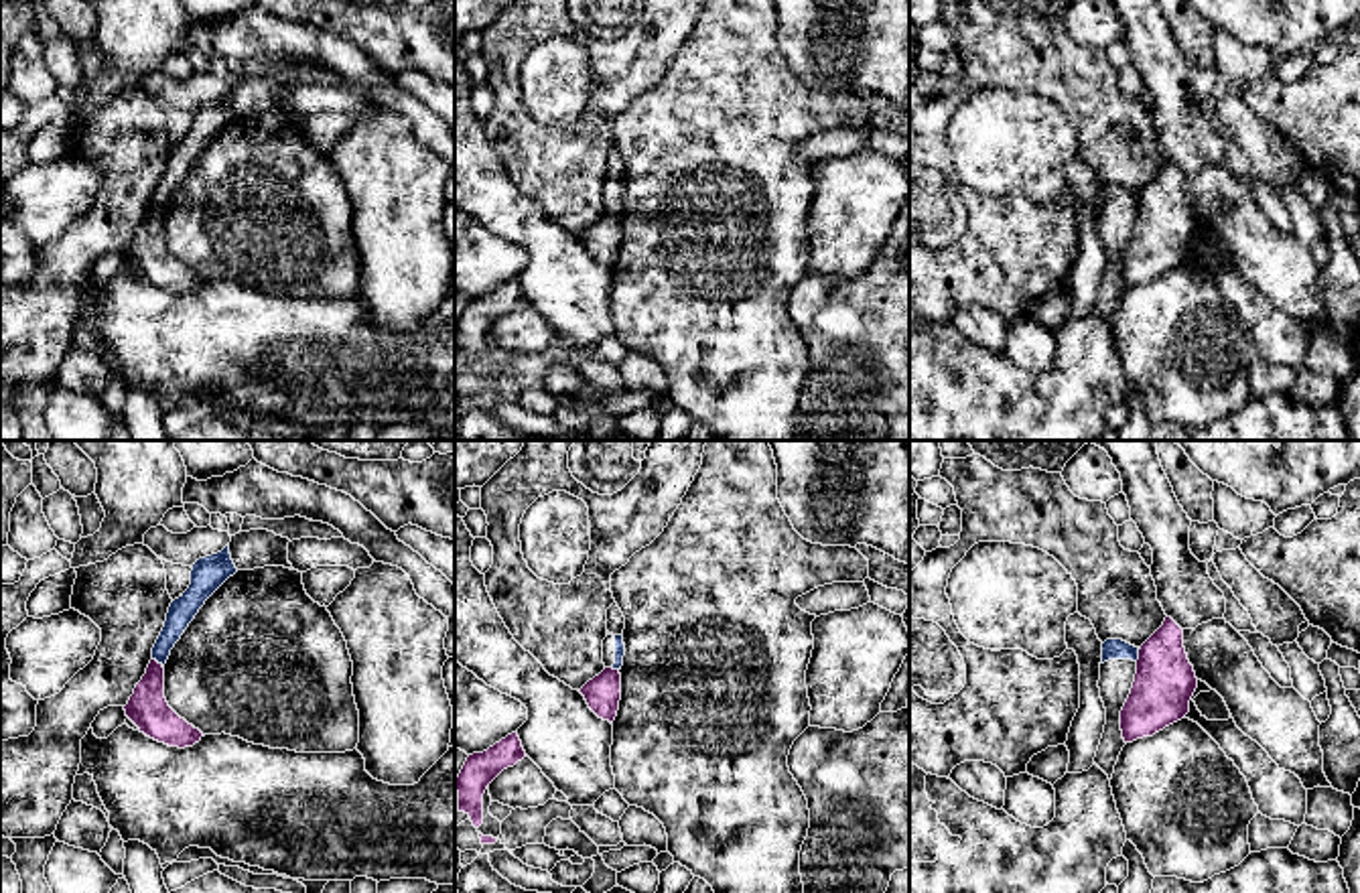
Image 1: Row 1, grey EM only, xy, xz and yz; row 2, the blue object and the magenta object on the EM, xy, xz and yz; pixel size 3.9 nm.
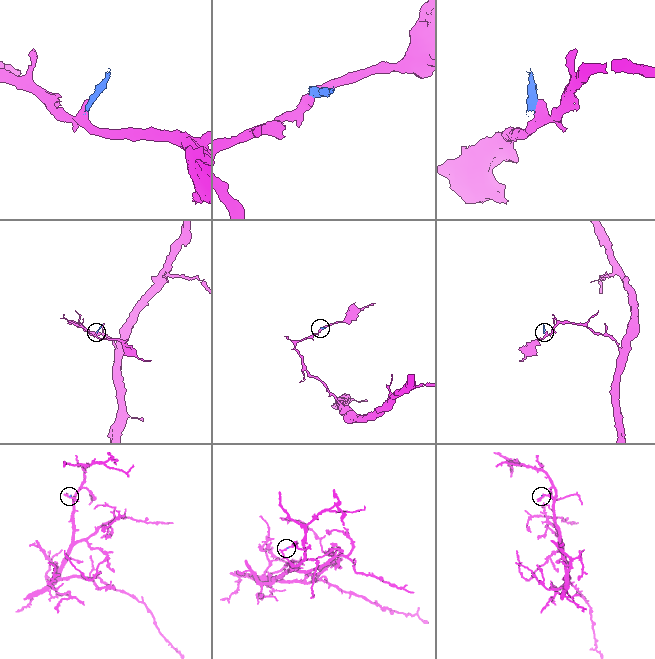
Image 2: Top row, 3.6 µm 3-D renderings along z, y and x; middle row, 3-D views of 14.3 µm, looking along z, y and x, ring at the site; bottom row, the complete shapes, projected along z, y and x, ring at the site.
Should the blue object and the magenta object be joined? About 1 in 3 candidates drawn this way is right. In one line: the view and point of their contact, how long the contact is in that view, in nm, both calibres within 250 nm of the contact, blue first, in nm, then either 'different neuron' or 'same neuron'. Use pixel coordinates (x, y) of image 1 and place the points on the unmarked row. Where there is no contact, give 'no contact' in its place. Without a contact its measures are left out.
xy (159, 208) | 60 nm | 110/160 nm | different neuron

